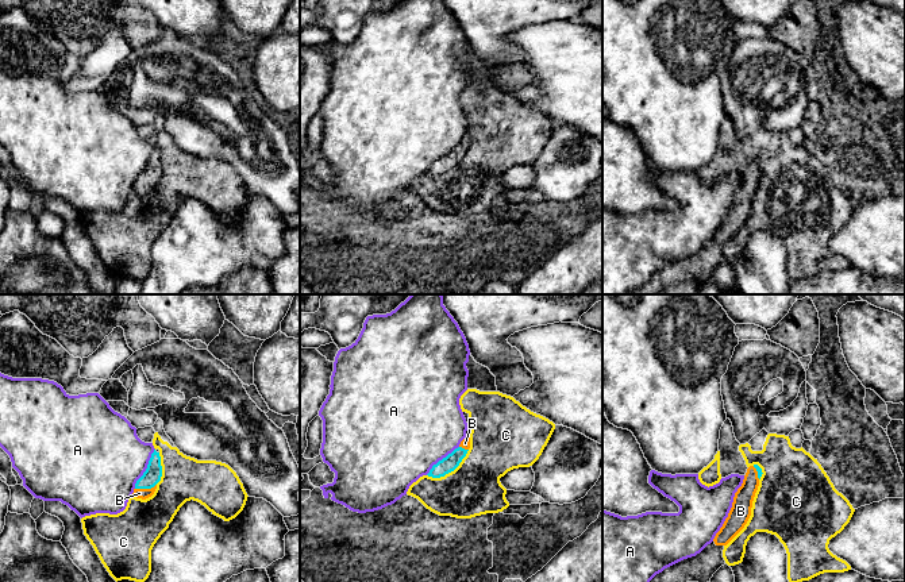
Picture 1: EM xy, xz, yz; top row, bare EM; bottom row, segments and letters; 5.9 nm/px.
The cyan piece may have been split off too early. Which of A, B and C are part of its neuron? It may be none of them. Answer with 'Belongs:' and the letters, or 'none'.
Belongs: B

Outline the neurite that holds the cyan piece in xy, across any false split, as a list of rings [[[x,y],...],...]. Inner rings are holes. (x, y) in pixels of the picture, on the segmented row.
[[[154,450],[143,475],[136,481],[132,496],[146,500],[151,497],[157,489],[157,483],[162,477],[162,466],[159,452]]]

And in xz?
[[[465,438],[461,442],[459,447],[455,448],[446,458],[439,460],[436,465],[434,465],[427,475],[432,478],[440,478],[454,471],[459,466],[462,459],[466,456],[469,448],[470,448],[470,438]]]

